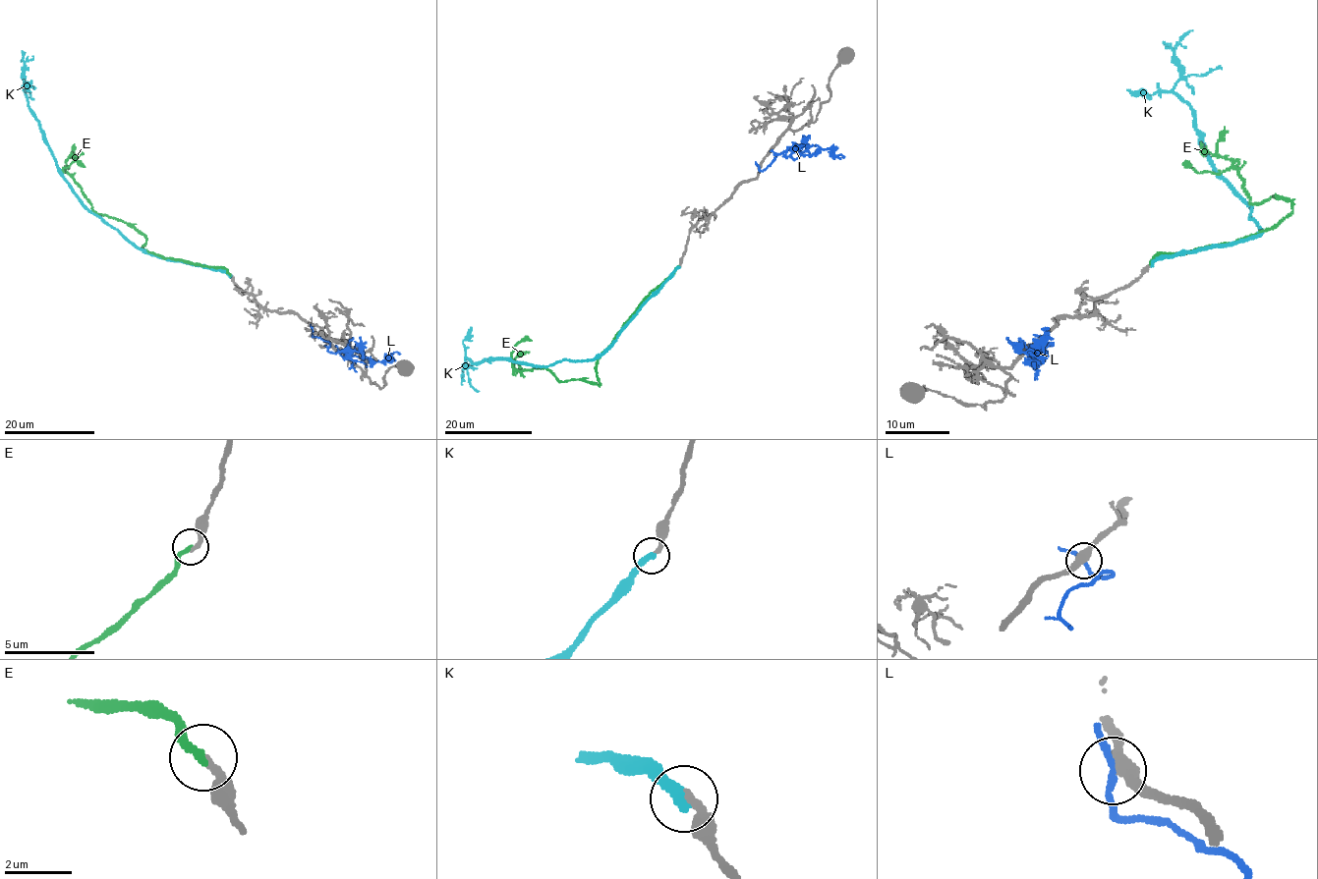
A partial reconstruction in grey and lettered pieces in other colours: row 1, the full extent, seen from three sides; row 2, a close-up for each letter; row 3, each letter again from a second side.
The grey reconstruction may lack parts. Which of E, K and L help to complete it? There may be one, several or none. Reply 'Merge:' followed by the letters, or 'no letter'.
Merge: E

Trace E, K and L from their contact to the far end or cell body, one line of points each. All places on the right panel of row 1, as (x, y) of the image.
E: (1149, 263), (1242, 241), (1292, 209), (1276, 196), (1249, 201), (1238, 171), (1191, 165)
K: (1151, 263), (1261, 233), (1248, 202), (1216, 170), (1195, 110), (1173, 90), (1175, 43), (1192, 29)
L: (1043, 340), (1054, 344), (1037, 351), (1038, 363), (1033, 355), (1044, 357), (1045, 351), (1038, 354), (1047, 328)

